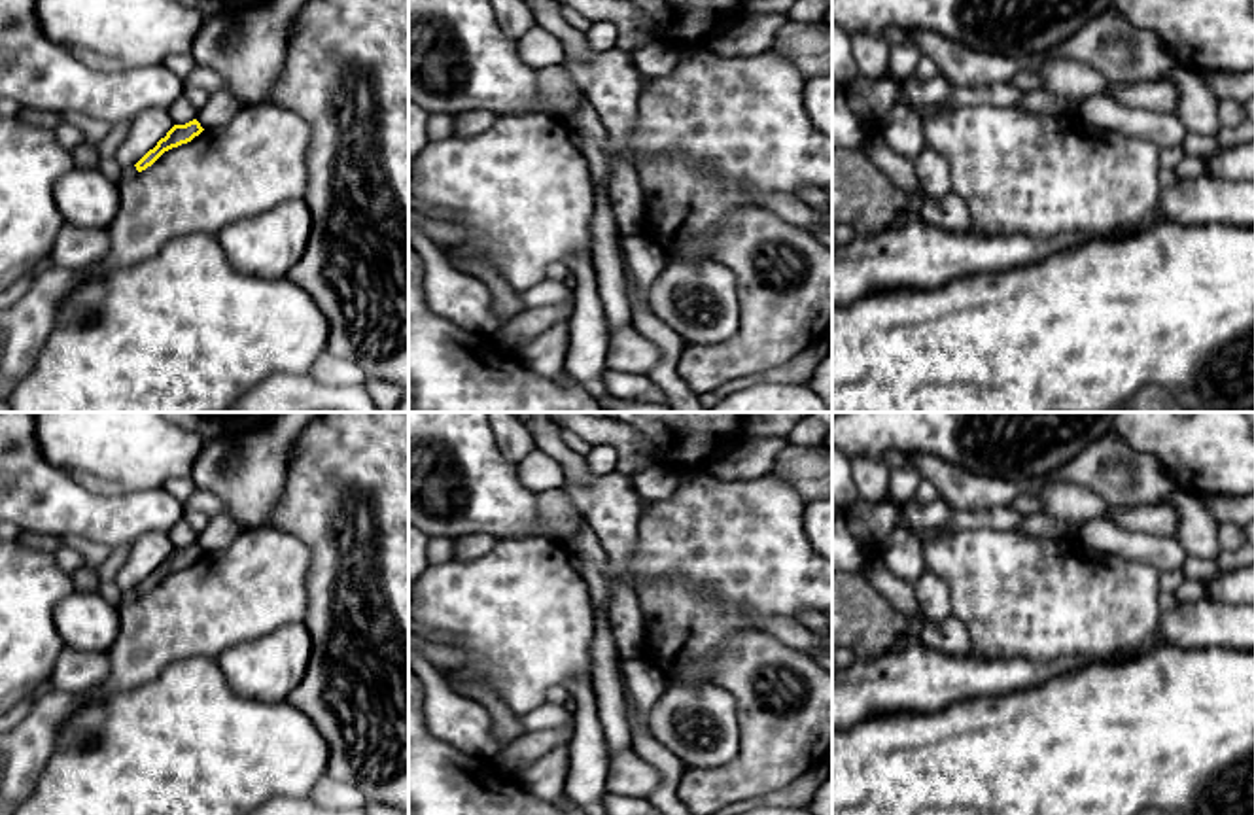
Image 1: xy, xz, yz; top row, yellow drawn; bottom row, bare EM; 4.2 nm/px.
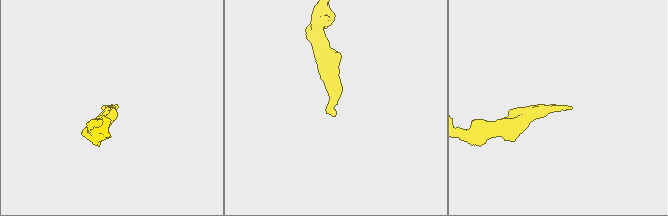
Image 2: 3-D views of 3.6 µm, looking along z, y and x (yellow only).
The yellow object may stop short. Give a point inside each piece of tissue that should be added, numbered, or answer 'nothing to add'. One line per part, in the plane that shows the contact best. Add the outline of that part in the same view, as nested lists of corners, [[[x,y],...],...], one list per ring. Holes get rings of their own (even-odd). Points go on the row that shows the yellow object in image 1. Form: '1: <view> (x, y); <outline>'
nothing to add

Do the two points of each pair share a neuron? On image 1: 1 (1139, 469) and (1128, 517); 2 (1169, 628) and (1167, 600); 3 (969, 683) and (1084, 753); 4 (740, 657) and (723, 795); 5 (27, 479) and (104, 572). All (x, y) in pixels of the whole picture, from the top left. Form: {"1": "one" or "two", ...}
{"1": "two", "2": "two", "3": "two", "4": "one", "5": "two"}

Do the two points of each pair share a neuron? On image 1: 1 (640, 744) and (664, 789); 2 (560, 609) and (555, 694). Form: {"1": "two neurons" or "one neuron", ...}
{"1": "one neuron", "2": "two neurons"}

